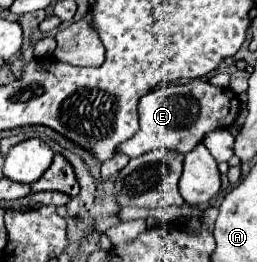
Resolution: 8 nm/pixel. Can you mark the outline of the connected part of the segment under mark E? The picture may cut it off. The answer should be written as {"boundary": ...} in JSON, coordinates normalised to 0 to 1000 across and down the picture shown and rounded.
{"boundary":[[[751,302],[720,324],[650,324],[595,340],[541,385],[541,500],[463,553],[502,599],[541,599],[595,569],[665,569],[735,584],[790,523],[844,492],[891,492],[938,431],[930,370],[883,332],[837,332],[798,302]]]}

